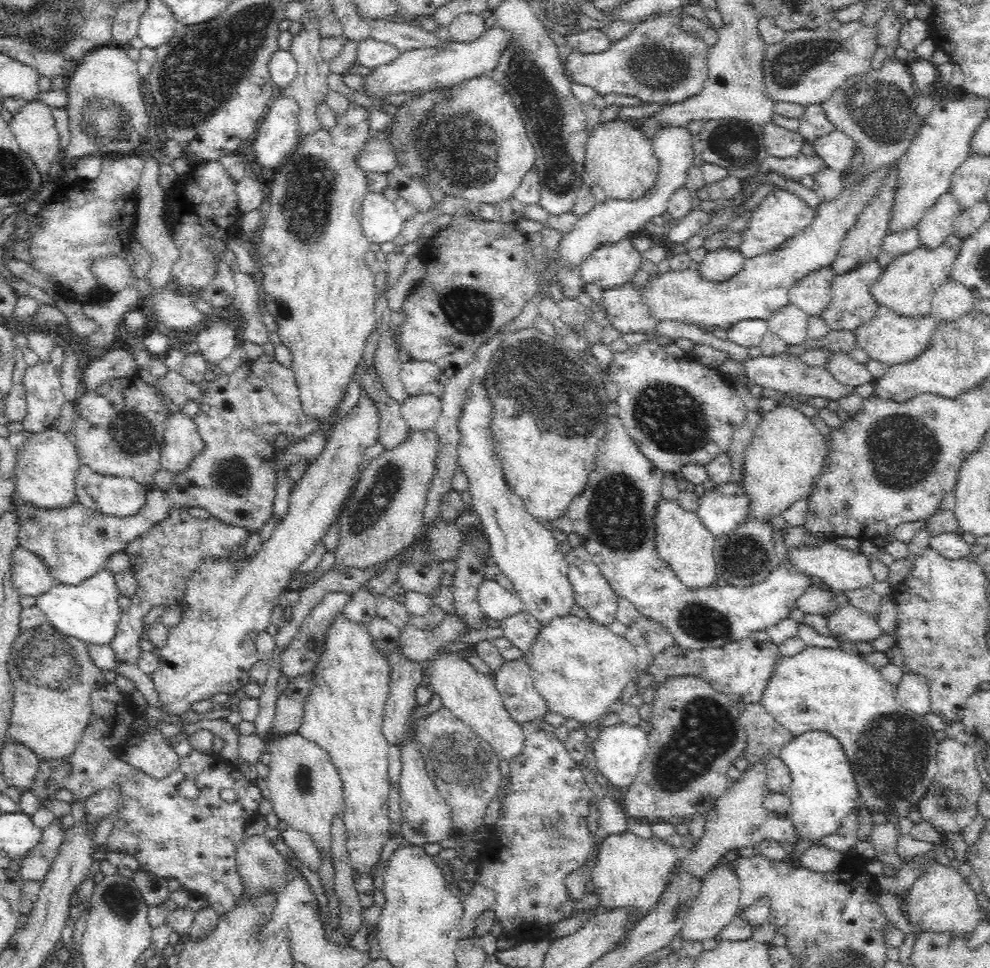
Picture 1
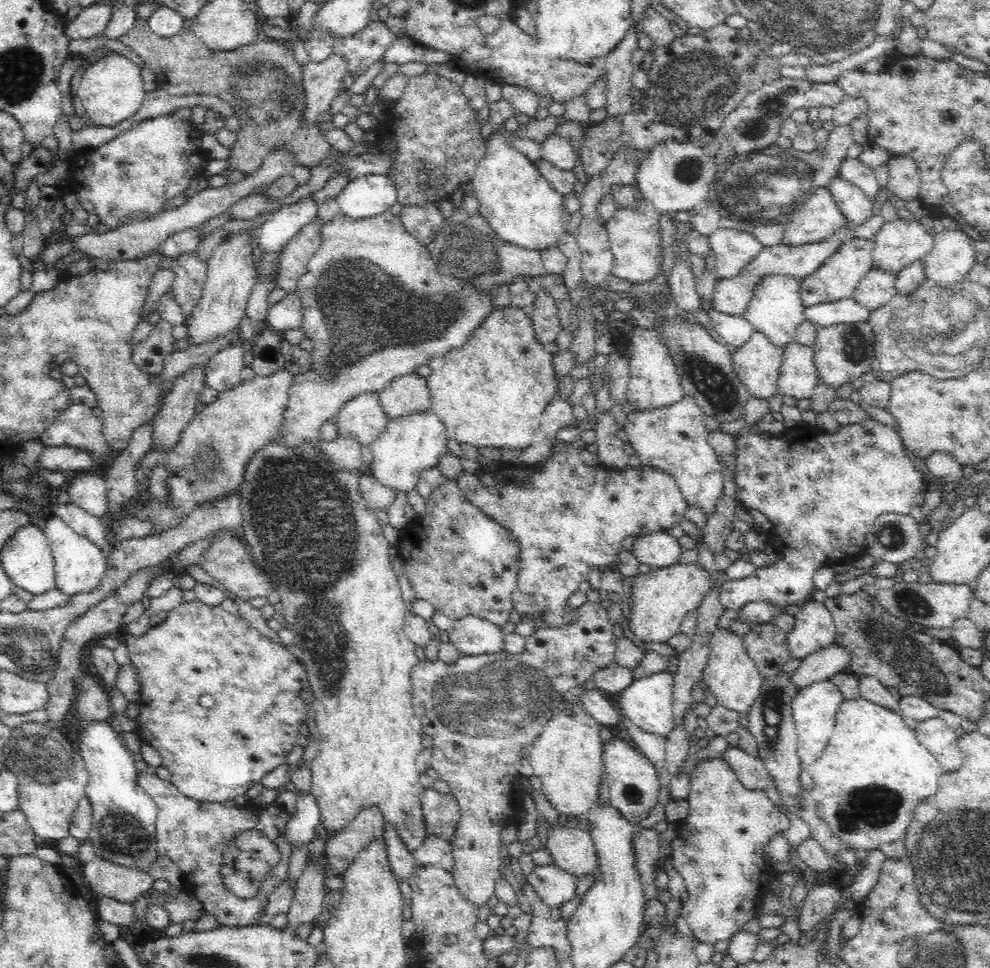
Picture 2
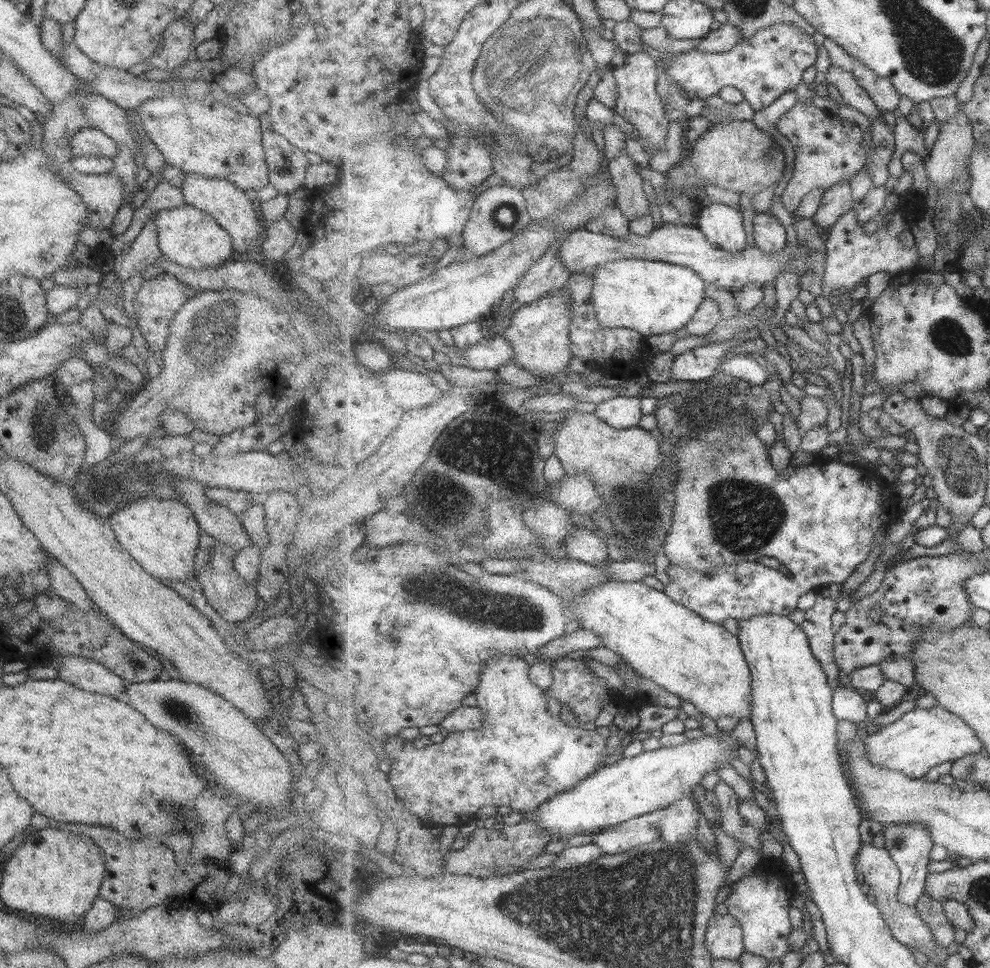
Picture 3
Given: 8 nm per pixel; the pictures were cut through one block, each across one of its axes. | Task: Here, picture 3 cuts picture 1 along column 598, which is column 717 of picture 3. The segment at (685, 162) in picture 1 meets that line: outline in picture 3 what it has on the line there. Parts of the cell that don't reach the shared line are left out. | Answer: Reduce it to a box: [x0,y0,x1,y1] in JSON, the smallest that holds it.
[696,203,749,253]

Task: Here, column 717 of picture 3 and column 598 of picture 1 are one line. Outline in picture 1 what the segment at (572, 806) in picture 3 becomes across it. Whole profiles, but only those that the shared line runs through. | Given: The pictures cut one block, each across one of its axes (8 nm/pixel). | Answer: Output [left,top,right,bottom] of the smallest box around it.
[593,723,648,786]

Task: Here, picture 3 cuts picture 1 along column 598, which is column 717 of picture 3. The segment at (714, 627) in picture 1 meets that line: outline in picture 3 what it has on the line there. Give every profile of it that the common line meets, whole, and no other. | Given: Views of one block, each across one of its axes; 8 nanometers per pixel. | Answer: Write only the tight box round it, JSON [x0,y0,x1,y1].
[664,434,897,624]

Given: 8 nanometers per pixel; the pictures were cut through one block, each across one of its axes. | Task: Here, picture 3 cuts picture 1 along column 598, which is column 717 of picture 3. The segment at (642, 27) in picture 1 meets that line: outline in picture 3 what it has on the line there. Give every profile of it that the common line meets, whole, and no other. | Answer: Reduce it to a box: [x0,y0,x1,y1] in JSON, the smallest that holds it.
[665,24,818,111]

